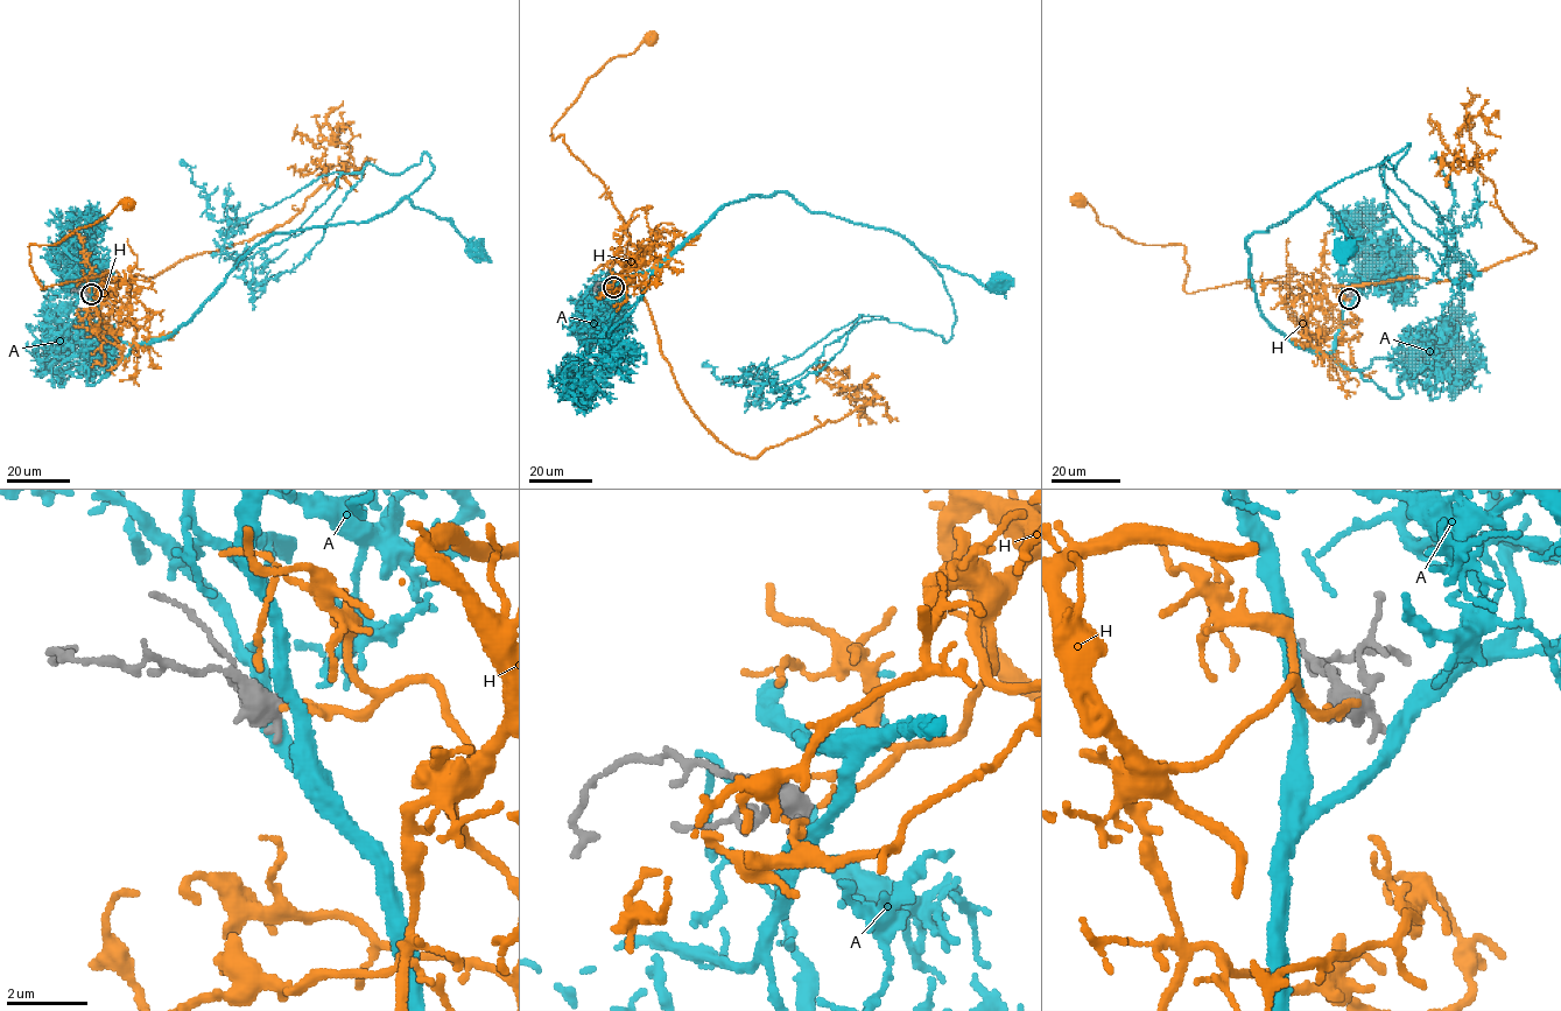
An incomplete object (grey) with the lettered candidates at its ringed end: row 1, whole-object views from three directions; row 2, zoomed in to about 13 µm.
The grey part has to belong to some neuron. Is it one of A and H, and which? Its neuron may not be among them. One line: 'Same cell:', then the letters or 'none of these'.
Same cell: H

